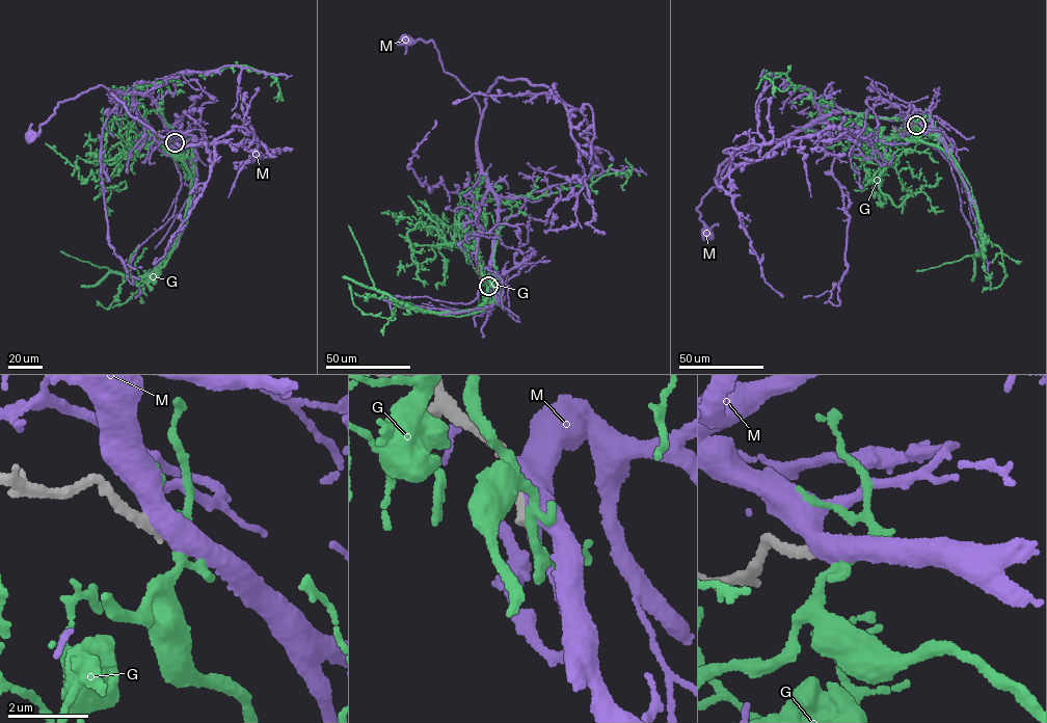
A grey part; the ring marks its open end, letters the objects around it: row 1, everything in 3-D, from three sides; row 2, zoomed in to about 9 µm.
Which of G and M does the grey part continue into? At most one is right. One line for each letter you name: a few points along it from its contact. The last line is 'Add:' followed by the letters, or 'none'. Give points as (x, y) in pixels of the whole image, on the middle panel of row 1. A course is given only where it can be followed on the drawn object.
Add: none

